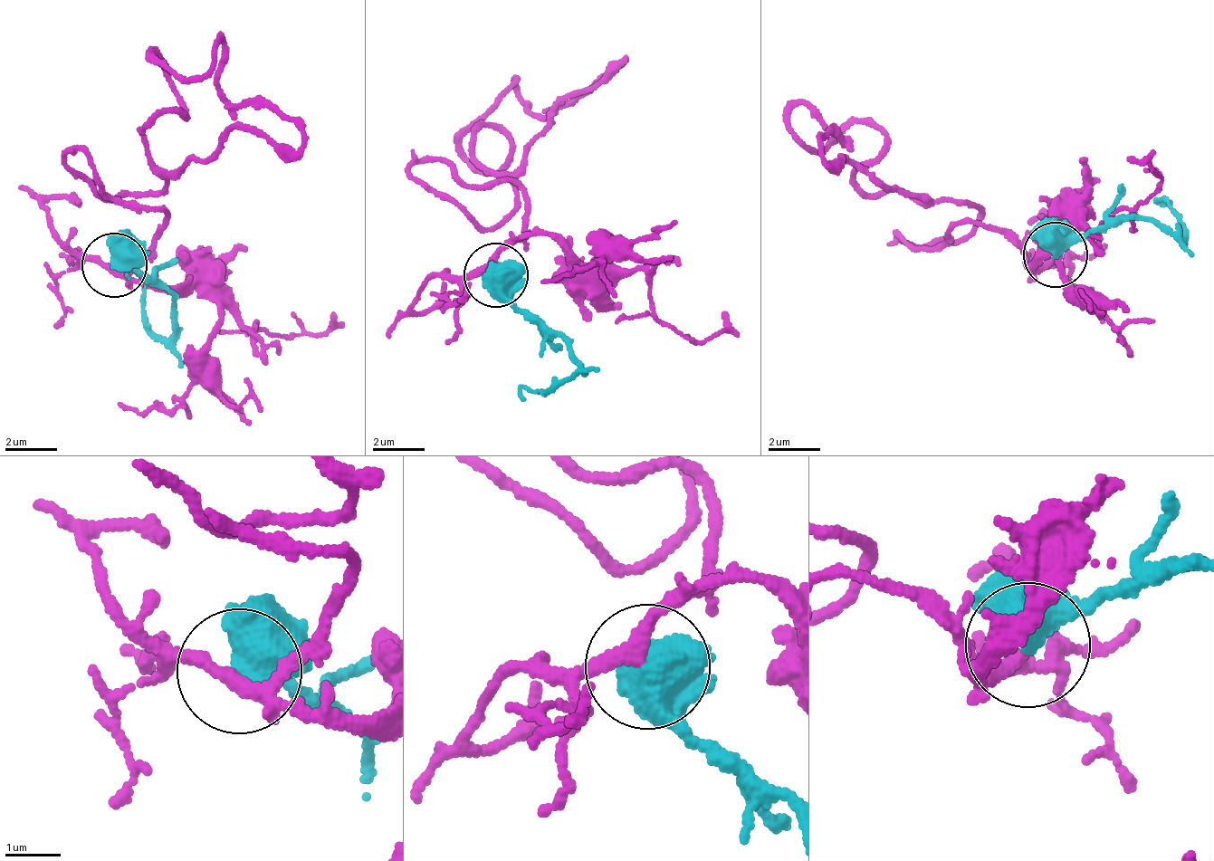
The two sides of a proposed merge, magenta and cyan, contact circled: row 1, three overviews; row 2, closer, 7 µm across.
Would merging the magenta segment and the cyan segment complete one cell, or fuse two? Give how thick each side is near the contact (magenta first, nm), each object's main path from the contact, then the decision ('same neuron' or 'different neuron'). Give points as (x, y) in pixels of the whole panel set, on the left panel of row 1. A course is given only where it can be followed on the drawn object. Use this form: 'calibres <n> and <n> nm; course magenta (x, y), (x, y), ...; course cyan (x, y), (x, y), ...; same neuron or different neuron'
calibres 240 and 500 nm; course magenta (113, 263), (132, 265), (166, 214), (96, 195), (159, 190), (141, 133), (184, 105), (155, 60), (177, 81); course cyan (113, 263), (173, 300), (171, 336), (144, 320), (144, 297), (129, 269); same neuron

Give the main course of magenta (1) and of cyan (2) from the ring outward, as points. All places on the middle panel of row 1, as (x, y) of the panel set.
1: (494, 273), (524, 196), (452, 195), (512, 208), (475, 161), (494, 124), (507, 161), (463, 136), (490, 105)
2: (494, 273), (568, 347), (578, 372), (549, 384), (544, 397), (520, 387)

